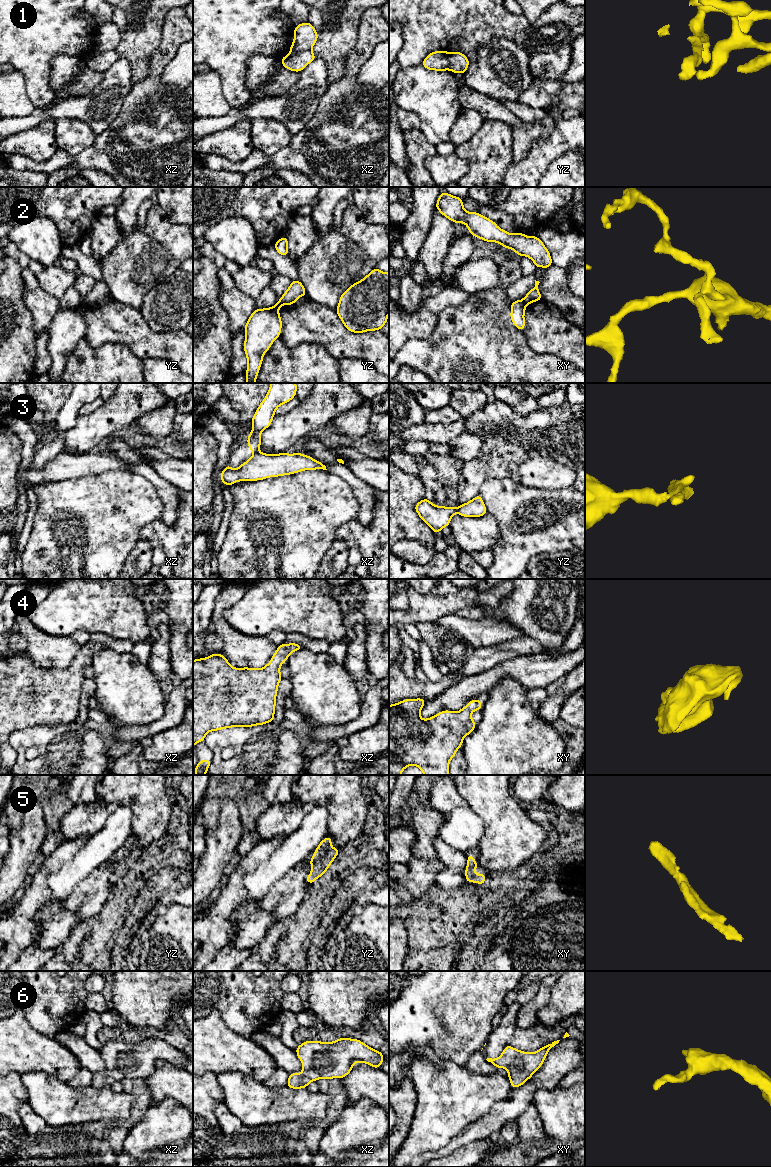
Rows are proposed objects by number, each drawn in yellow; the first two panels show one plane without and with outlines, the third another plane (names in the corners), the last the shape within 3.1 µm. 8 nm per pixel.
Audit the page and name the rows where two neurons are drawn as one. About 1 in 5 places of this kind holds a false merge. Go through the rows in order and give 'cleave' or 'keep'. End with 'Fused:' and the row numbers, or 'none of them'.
1: cleave
2: cleave
3: cleave
4: keep
5: keep
6: keep
Fused: 1, 2, 3

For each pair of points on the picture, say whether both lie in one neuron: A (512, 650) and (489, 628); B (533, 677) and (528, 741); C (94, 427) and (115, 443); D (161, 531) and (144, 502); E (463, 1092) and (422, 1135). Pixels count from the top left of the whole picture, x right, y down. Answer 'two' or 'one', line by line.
A: two
B: two
C: two
D: two
E: one

